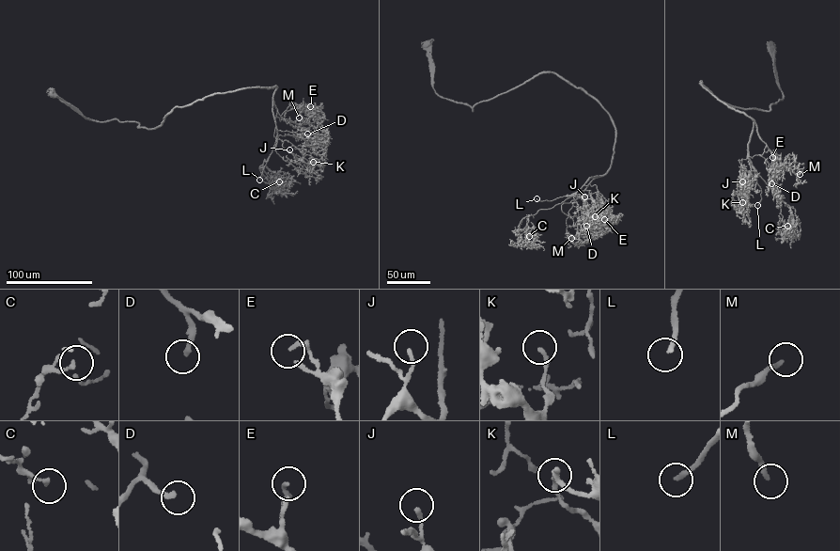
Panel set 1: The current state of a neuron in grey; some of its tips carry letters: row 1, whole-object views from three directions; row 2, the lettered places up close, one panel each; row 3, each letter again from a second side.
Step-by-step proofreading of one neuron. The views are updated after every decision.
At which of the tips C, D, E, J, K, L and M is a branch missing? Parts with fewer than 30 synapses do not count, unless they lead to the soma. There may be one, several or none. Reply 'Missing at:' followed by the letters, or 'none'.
Missing at: D, L, M

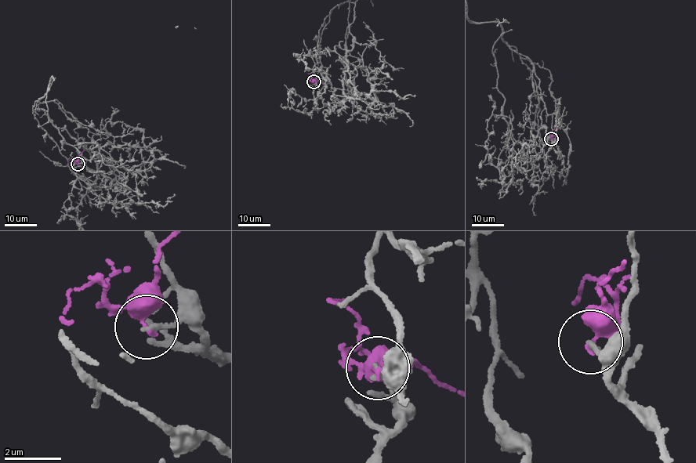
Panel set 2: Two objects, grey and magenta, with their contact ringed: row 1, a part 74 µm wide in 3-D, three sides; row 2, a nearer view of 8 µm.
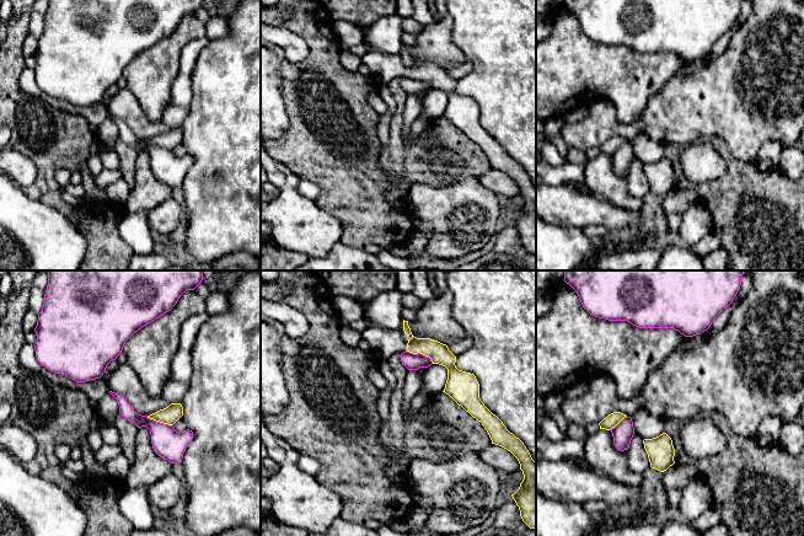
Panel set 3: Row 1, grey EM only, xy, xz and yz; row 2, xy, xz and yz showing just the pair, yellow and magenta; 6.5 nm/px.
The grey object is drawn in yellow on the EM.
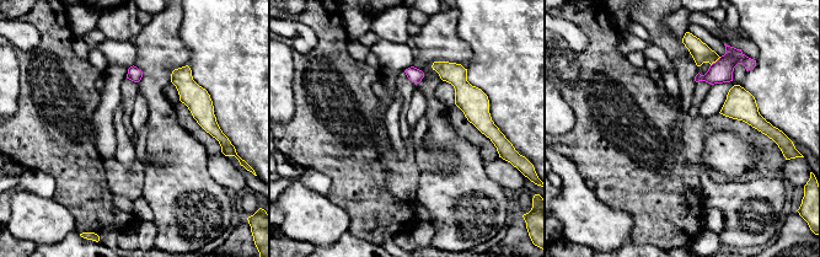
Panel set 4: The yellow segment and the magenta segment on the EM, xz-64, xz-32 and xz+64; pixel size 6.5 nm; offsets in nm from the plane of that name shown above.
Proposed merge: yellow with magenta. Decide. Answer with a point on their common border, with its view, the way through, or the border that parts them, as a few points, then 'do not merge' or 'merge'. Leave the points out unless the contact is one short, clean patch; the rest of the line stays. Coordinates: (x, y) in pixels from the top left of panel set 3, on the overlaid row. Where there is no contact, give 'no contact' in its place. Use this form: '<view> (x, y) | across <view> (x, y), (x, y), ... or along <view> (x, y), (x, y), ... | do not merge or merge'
xz (421, 353) | along xz (406, 349), (413, 353), (422, 353), (433, 363) | do not merge

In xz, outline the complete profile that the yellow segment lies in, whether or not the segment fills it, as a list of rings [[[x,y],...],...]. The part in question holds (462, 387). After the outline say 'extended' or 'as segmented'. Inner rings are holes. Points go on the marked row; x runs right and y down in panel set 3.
[[[412,334],[406,350],[413,354],[420,353],[429,357],[433,364],[445,366],[447,369],[447,380],[443,392],[482,423],[492,444],[506,449],[518,459],[524,479],[511,497],[519,506],[522,521],[530,529],[536,529],[536,462],[524,443],[510,433],[503,422],[481,401],[479,384],[476,376],[459,370],[455,365],[456,357],[446,344],[438,341],[417,338]]] | as segmented

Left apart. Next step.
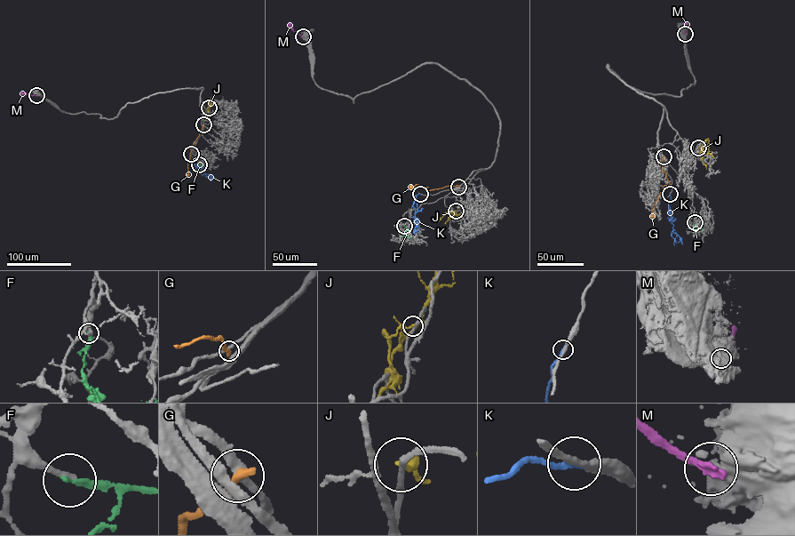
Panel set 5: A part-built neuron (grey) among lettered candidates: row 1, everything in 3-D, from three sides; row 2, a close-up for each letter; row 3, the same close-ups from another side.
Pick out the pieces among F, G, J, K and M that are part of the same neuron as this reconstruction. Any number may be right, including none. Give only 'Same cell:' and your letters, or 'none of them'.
Same cell: K

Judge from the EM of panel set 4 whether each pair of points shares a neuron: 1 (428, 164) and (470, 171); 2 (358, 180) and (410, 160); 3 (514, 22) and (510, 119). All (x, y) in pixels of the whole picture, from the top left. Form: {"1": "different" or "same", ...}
{"1": "different", "2": "different", "3": "same"}

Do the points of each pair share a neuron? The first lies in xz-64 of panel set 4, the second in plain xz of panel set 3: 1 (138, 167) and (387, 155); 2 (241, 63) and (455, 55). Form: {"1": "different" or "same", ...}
{"1": "same", "2": "different"}

